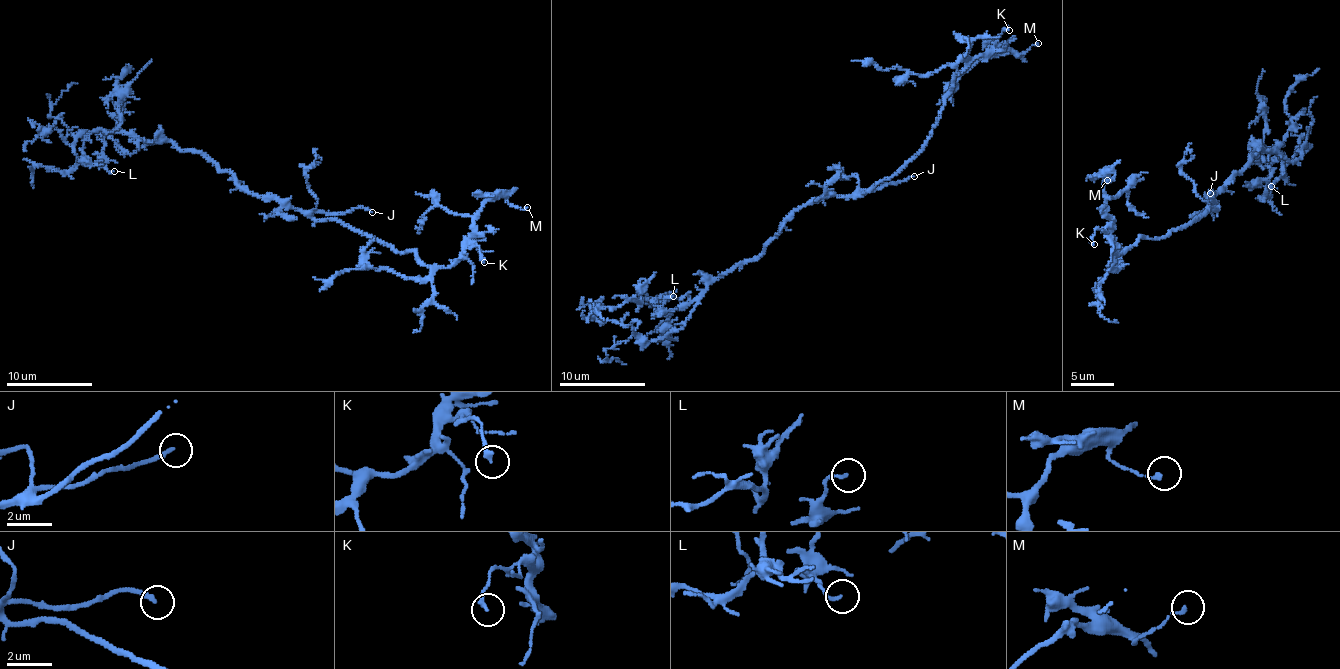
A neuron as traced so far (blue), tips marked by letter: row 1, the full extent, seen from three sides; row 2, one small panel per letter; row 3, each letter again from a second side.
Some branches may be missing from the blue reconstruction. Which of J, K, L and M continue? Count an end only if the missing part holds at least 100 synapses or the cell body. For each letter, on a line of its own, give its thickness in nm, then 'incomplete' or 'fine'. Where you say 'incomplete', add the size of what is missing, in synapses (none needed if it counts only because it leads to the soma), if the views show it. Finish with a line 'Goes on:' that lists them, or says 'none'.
J: 200 nm | incomplete
K: 200 nm | fine
L: 130 nm | fine
M: 170 nm | fine
Goes on: J

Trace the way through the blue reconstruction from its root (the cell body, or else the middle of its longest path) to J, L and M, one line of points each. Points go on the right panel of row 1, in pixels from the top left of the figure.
J: (1210, 199), (1214, 203), (1216, 202), (1213, 203), (1216, 201), (1212, 198), (1212, 190), (1210, 193)
L: (1210, 199), (1260, 149), (1271, 152), (1280, 144), (1282, 145), (1280, 149), (1281, 175), (1271, 186)
M: (1210, 199), (1216, 209), (1114, 254), (1104, 190), (1115, 175), (1107, 180)

